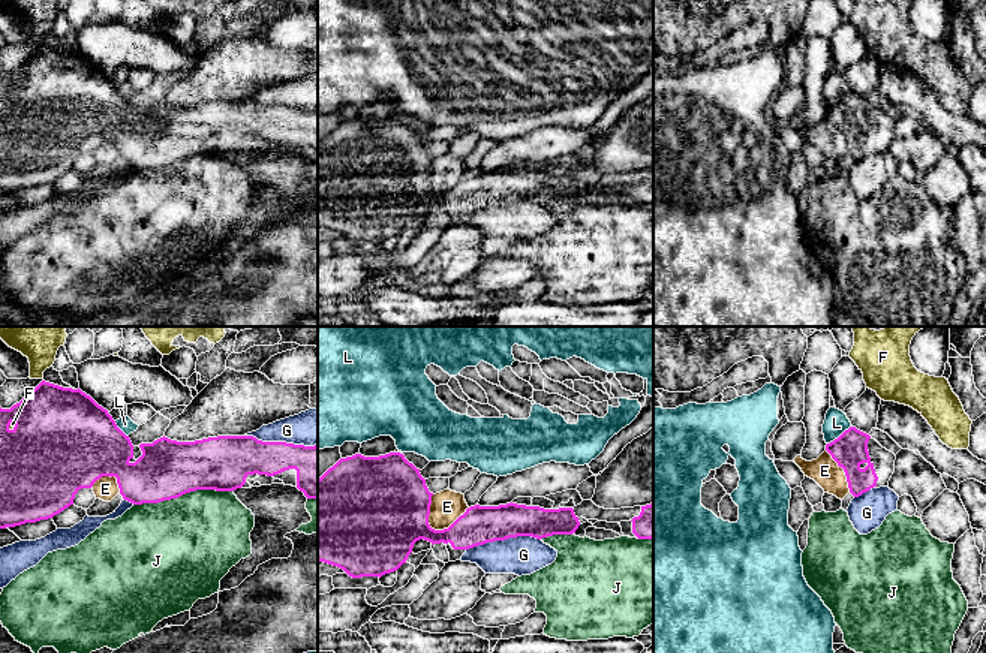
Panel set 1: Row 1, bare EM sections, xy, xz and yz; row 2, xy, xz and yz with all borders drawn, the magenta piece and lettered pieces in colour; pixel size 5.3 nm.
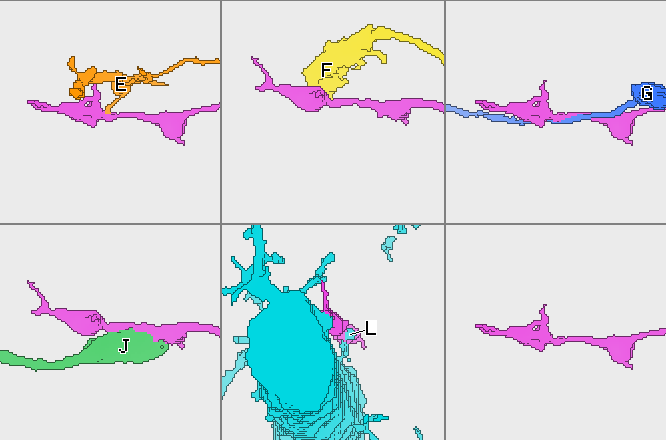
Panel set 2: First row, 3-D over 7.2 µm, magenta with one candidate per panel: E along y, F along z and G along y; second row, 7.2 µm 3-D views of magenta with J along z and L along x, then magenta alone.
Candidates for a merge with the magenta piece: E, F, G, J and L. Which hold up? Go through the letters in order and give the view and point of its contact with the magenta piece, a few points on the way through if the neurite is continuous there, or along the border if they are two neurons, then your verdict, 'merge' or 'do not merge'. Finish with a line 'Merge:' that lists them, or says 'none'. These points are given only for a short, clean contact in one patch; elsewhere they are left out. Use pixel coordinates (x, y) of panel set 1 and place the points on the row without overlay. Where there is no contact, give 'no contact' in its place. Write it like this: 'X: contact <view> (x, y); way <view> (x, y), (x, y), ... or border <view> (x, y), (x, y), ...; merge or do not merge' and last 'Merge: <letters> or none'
E: contact xz (450, 190); border xz (468, 171), (447, 192), (433, 193), (427, 187); do not merge
F: contact xy (15, 90); do not merge
G: contact xz (502, 204); do not merge
J: contact xy (183, 158); do not merge
L: contact yz (841, 99); do not merge
Merge: none

